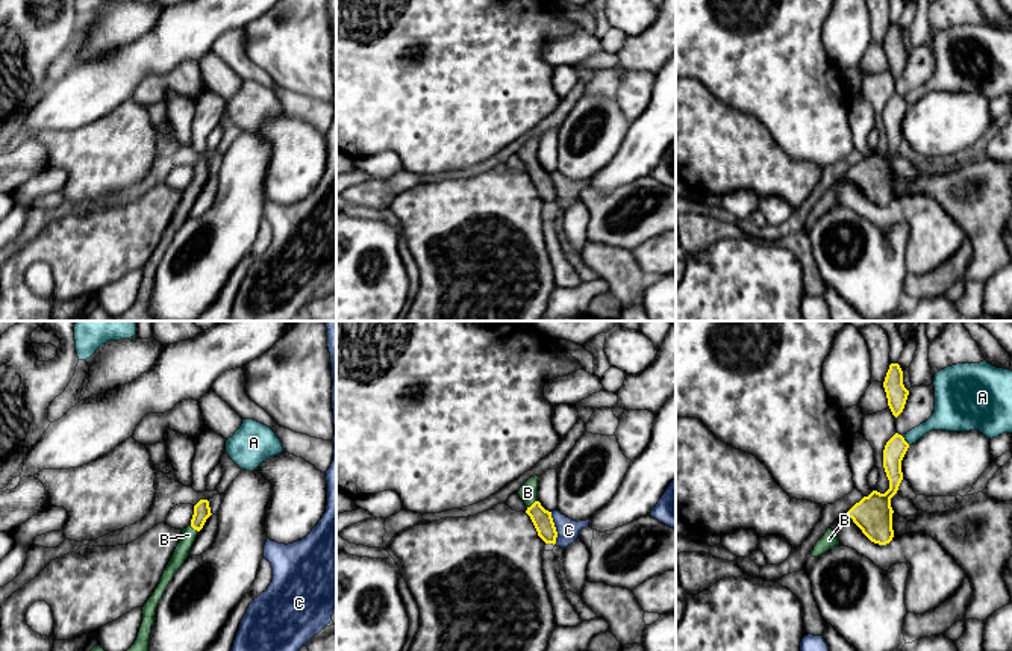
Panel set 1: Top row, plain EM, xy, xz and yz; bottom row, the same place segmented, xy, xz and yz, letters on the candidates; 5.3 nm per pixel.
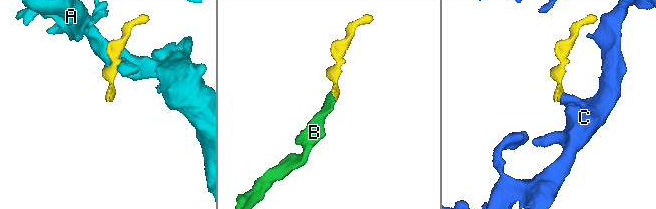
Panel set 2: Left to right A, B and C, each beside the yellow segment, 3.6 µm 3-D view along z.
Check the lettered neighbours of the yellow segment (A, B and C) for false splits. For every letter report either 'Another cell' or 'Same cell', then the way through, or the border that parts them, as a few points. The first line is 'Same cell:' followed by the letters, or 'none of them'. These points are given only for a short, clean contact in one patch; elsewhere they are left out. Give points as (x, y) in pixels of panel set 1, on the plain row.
Same cell: B
A: Another cell. Boundary: yz (902, 97), (909, 105)
B: Same cell. Path across: xz (541, 179), (534, 164), (527, 153)
C: Another cell. Boundary: xz (550, 173), (556, 193), (555, 205)

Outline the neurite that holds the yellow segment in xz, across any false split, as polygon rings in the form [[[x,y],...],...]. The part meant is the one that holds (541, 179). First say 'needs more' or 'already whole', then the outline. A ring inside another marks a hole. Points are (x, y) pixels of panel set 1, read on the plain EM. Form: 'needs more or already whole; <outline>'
needs more; [[[538,136],[529,139],[517,153],[527,167],[526,174],[530,177],[538,197],[545,204],[556,204],[558,192],[551,179],[551,173],[545,171],[538,162]]]

